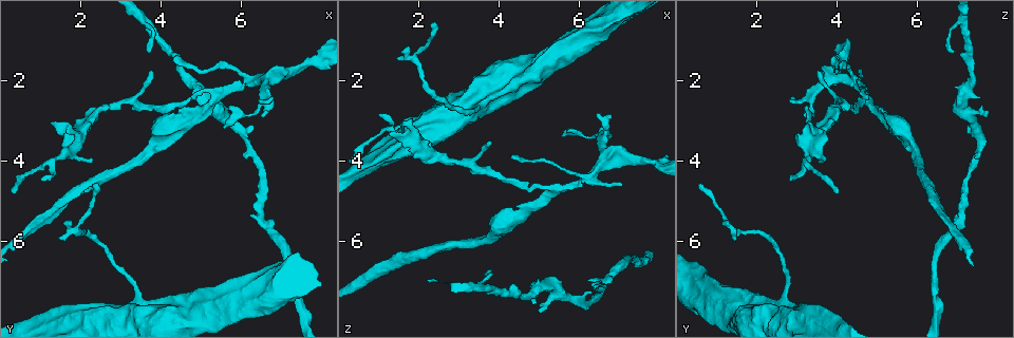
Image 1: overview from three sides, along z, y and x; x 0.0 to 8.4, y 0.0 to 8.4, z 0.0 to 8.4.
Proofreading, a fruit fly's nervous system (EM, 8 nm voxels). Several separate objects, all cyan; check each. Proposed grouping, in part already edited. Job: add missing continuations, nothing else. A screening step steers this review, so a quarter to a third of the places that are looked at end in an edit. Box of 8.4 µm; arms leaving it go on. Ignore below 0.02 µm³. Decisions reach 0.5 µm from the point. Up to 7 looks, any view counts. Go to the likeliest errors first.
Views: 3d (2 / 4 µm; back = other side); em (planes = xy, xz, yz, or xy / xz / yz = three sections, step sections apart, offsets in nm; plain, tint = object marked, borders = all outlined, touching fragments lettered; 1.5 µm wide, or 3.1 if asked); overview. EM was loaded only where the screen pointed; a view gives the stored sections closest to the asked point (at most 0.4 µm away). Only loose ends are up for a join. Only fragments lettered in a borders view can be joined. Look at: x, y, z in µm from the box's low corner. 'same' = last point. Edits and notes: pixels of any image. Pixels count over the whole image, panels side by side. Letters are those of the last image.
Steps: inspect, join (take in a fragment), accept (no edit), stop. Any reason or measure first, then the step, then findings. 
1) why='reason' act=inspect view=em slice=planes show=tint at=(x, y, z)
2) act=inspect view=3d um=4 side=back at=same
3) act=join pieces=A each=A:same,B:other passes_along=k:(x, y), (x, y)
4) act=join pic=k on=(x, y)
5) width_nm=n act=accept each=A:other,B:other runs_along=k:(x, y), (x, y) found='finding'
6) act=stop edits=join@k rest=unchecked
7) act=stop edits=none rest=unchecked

why='tapers out' act=inspect view=3d um=4 at=(2.35, 3.95, 3.55)

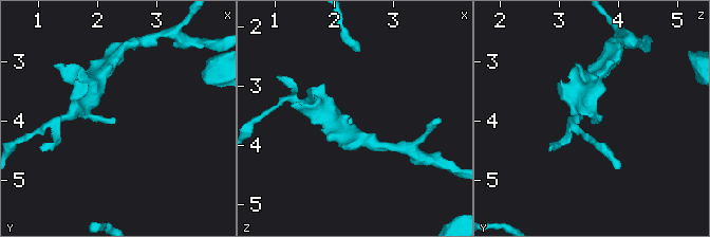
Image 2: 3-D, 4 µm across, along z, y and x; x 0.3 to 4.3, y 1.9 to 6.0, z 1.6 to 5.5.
why='need the tissue' act=inspect view=em slice=planes show=borders at=(2.35, 3.95, 3.60)

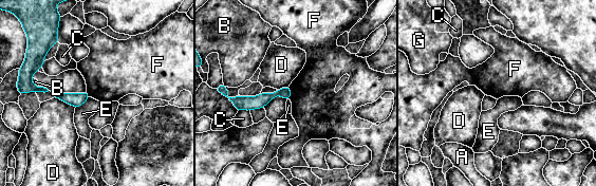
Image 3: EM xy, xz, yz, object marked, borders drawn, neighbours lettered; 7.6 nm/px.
width_nm=90 act=accept each=A:other,B:other,C:other,D:other,E:other,F:other,G:other runs_along=3:(287, 91), (259, 101), (234, 99) found='no lettered fragment goes on from it'

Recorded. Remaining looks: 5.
why='an open end' act=inspect view=3d um=2 at=(6.50, 2.50, 2.75)

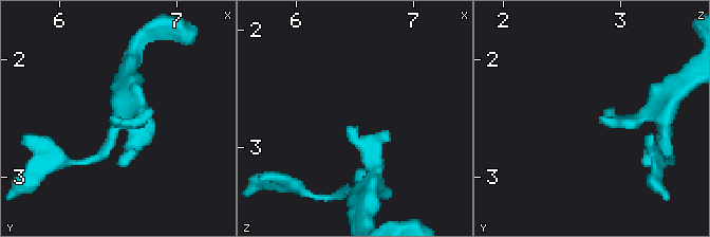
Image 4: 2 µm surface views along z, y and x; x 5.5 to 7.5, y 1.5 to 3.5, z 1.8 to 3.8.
act=inspect view=em slice=planes show=borders at=(6.50, 2.52, 2.82)

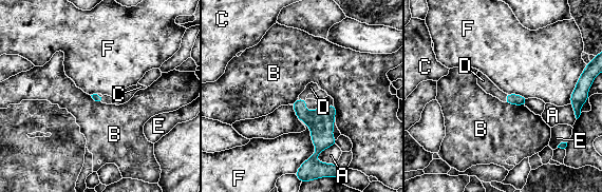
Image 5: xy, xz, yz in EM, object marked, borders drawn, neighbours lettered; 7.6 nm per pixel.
act=join pieces=D each=A:other,B:other,C:other,D:same,E:other,F:other found='it goes on there'

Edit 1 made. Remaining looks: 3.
act=stop edits=join@5 rest=unchecked

